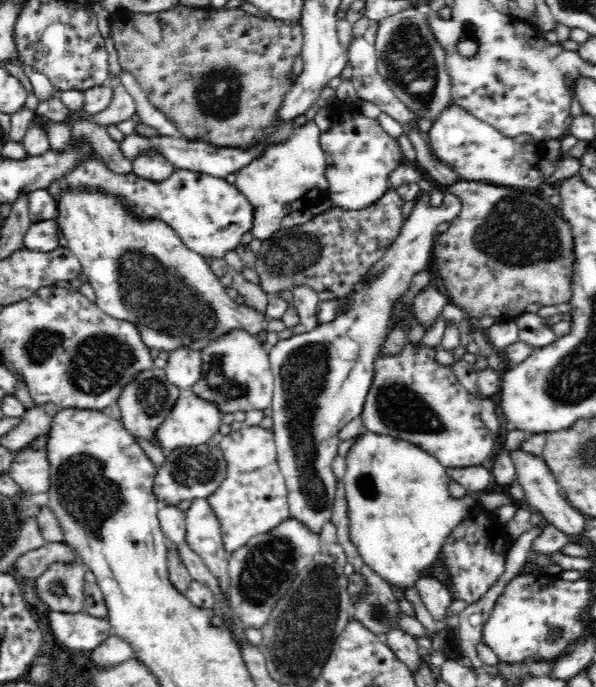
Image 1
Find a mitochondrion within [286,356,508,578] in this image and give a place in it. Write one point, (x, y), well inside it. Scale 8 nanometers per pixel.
(398, 404)

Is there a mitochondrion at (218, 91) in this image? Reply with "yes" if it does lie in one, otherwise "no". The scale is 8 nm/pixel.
yes

